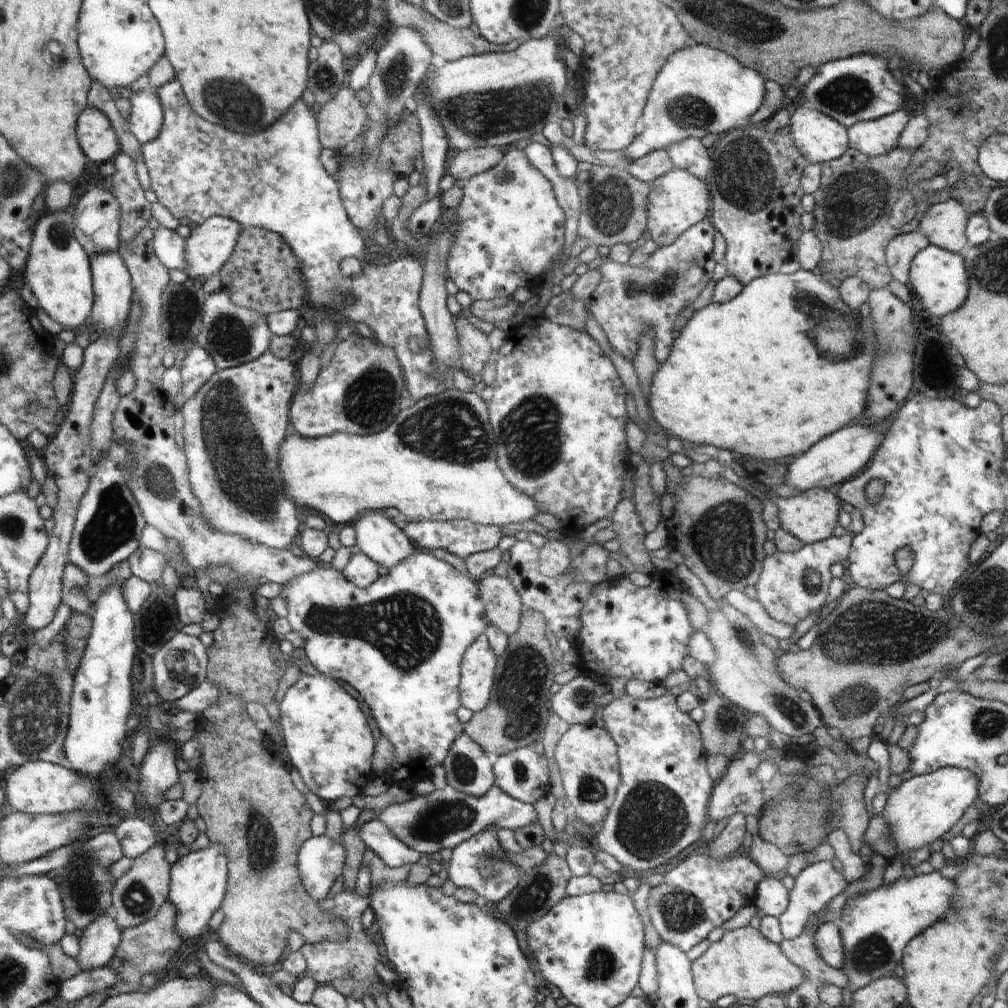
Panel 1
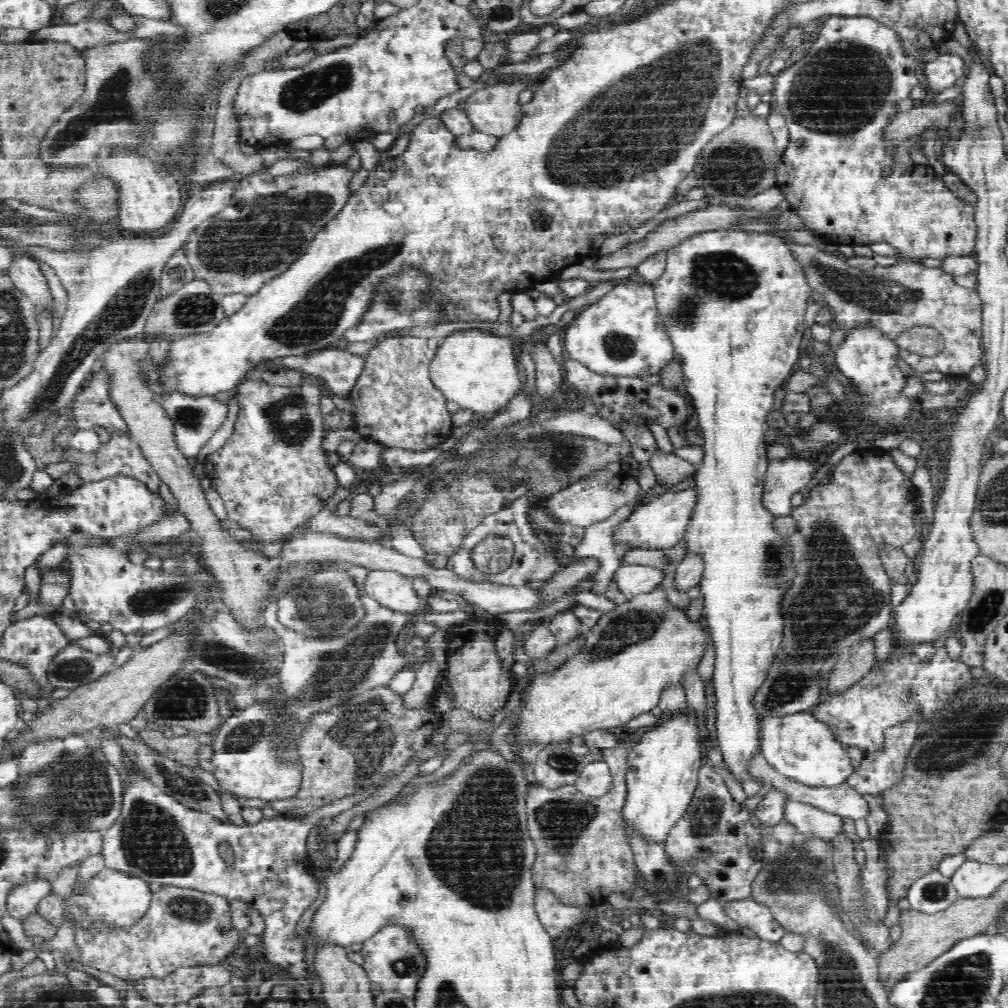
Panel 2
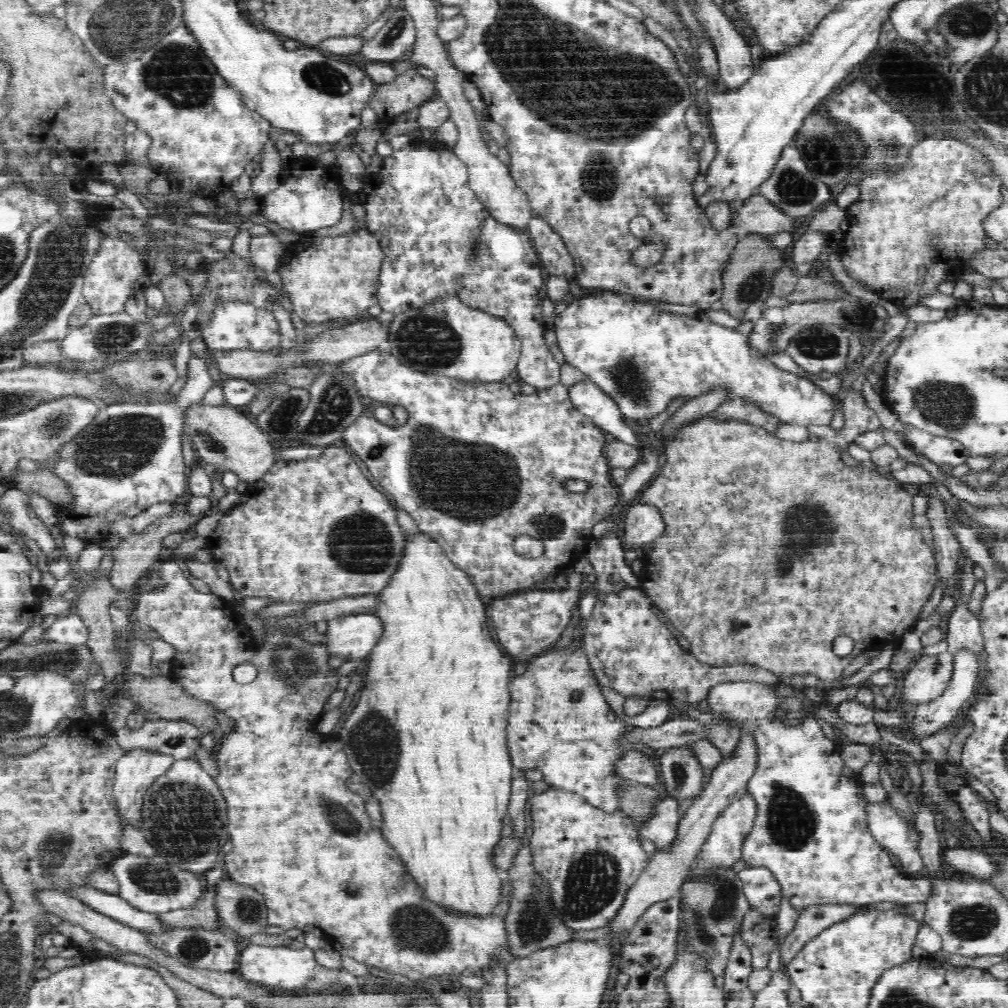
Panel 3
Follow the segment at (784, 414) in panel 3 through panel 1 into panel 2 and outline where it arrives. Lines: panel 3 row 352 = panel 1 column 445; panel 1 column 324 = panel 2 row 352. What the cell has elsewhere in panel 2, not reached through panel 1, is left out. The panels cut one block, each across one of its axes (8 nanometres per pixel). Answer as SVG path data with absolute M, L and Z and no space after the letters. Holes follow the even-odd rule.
M632 278L617 281L614 288L601 296L597 302L570 315L563 323L563 350L566 357L573 358L590 370L606 376L656 376L662 368L675 359L675 350L666 330L659 322L658 310L655 310L654 289L651 283Z

